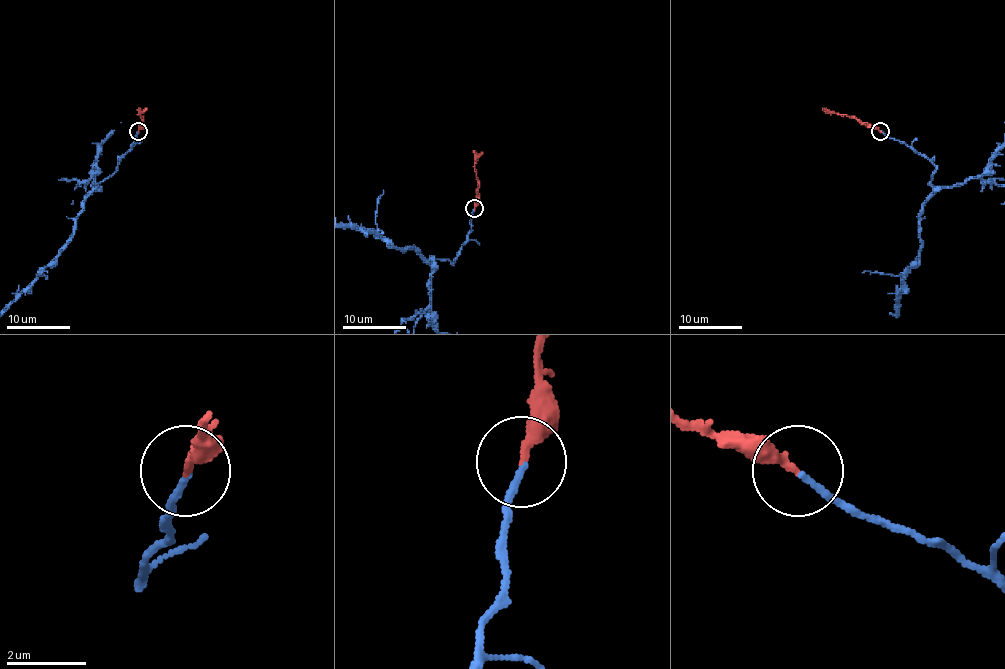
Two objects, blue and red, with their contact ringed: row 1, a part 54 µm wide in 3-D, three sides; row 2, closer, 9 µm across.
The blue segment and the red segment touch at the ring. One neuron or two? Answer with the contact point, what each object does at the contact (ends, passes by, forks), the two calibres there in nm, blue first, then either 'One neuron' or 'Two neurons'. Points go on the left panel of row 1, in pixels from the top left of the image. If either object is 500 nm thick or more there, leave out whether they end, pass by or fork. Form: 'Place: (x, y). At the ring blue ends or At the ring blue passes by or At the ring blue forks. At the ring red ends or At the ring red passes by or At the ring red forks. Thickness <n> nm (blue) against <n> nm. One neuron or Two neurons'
Place: (138, 131). At the ring blue ends. At the ring red ends. Thickness 150 nm (blue) against 260 nm. One neuron

